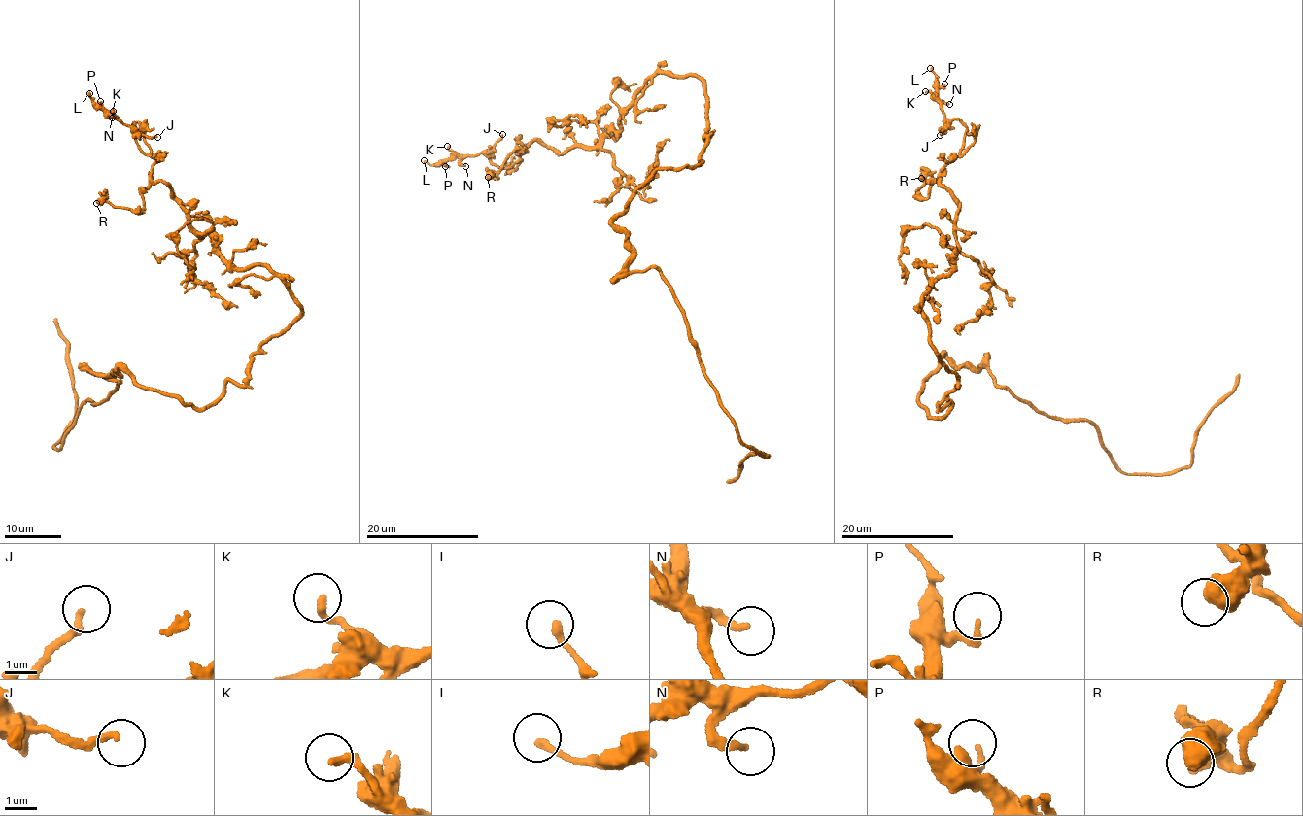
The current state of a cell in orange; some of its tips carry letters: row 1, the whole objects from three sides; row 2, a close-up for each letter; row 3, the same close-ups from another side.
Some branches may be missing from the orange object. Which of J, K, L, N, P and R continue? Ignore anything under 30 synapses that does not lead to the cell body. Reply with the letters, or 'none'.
none

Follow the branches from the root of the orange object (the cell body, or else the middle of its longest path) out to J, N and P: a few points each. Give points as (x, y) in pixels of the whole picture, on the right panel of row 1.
J: (934, 417), (957, 379), (921, 307), (956, 251), (958, 202), (938, 177), (966, 125), (940, 135)
N: (934, 417), (958, 385), (921, 307), (958, 245), (958, 202), (938, 177), (966, 131), (943, 117), (949, 104)
P: (934, 417), (958, 385), (921, 307), (958, 245), (958, 202), (938, 177), (966, 125), (943, 117), (944, 84)

